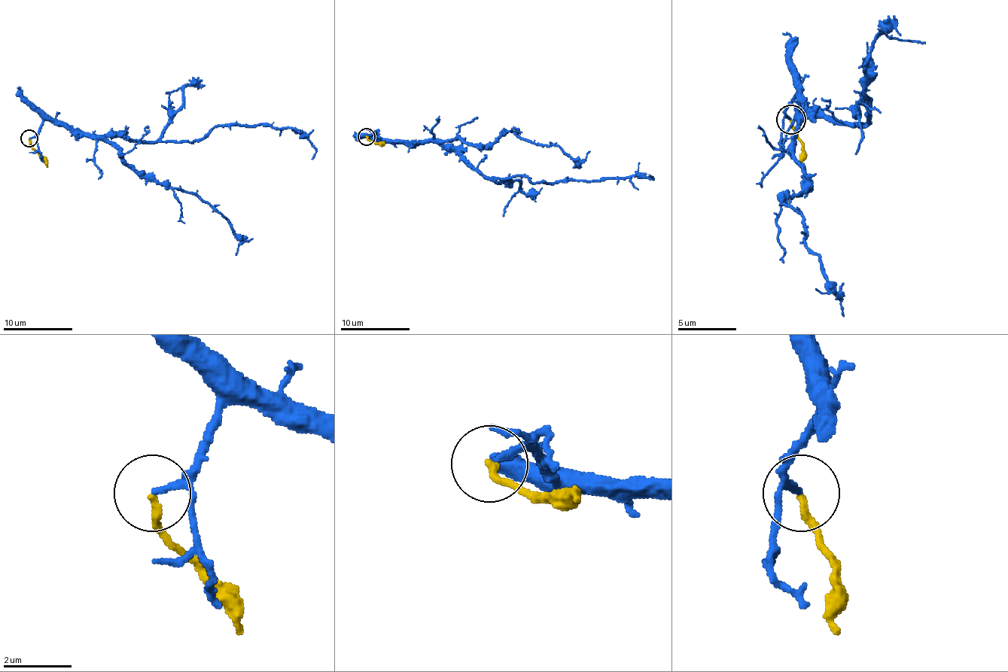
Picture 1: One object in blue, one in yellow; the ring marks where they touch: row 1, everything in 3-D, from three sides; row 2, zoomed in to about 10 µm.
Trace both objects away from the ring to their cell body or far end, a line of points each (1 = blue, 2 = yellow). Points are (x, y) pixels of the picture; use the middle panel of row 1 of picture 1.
1: (366, 136), (439, 141), (488, 177), (526, 176), (534, 183), (552, 183), (653, 177), (649, 174)
2: (366, 136), (375, 143), (385, 143)

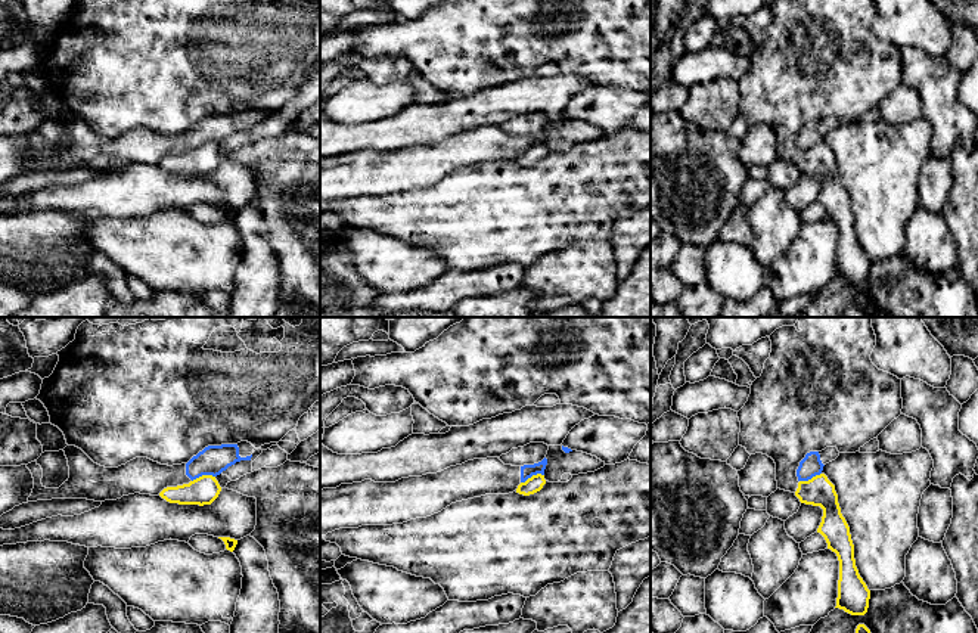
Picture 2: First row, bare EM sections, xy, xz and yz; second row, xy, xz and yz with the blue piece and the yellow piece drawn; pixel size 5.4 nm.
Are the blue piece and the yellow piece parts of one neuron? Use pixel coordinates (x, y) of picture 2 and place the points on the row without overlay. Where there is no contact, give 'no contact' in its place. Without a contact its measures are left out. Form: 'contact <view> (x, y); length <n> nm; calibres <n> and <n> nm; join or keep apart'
contact xy (202, 143); length 130 nm; calibres 160 and 160 nm; keep apart

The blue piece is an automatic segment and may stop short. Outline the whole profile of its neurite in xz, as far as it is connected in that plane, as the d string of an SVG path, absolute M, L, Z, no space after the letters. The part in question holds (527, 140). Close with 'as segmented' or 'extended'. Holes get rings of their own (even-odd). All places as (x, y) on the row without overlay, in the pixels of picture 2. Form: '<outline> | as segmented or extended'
M487 127L395 152L364 149L323 158L320 205L339 198L403 193L438 183L456 171L485 164L509 164L533 145L544 145L546 134L546 127L524 136L504 134L499 127Z | extended

